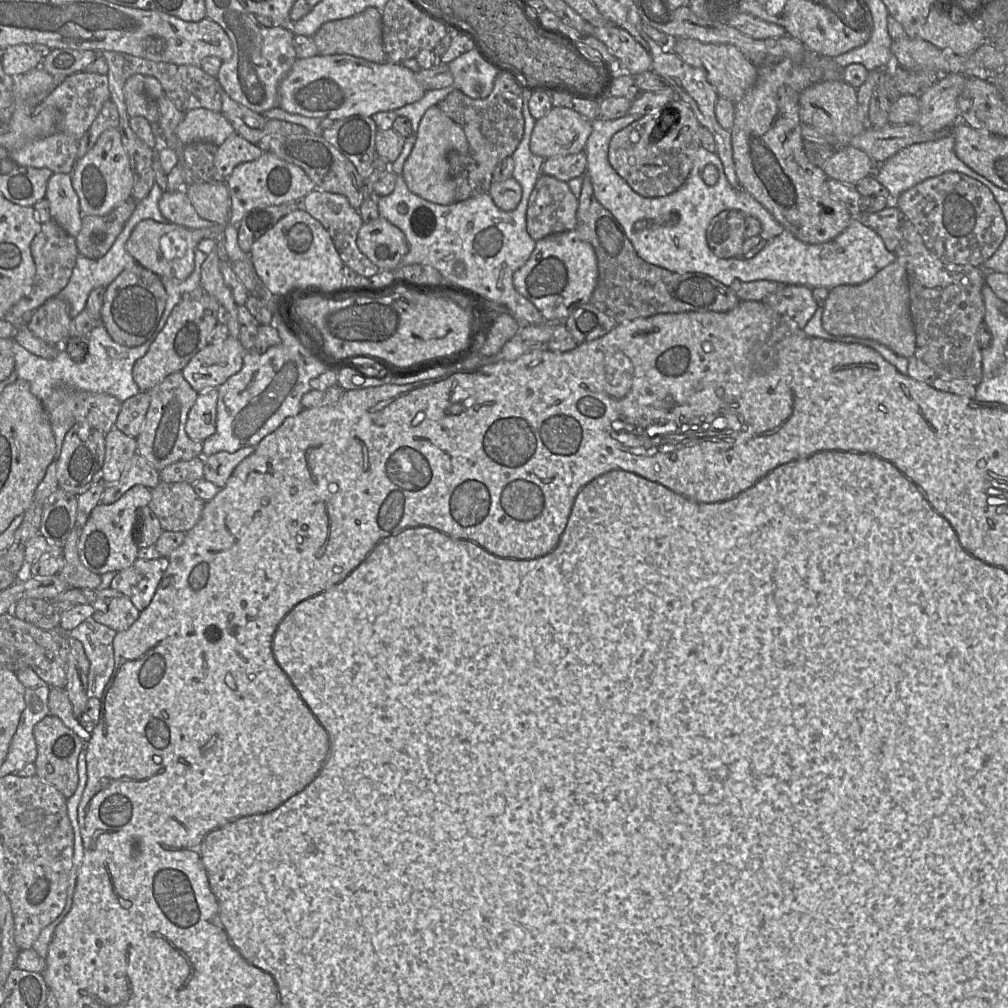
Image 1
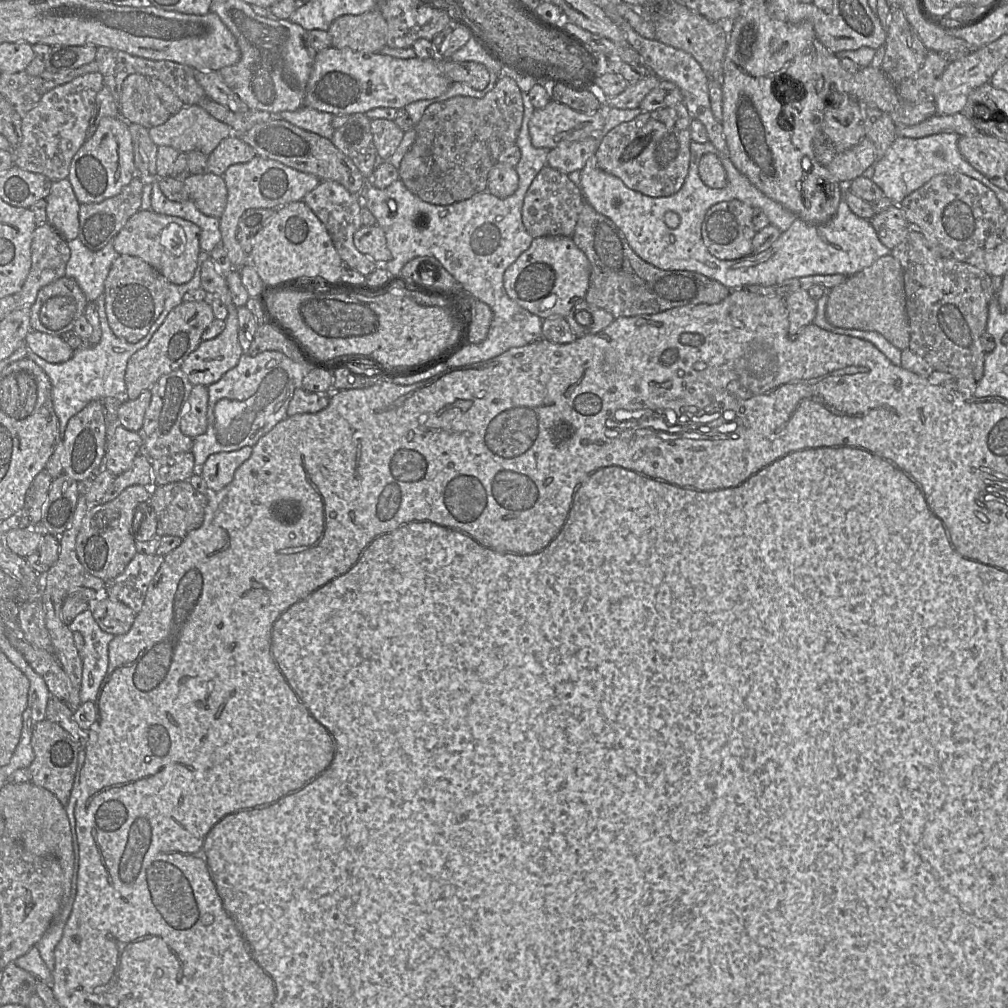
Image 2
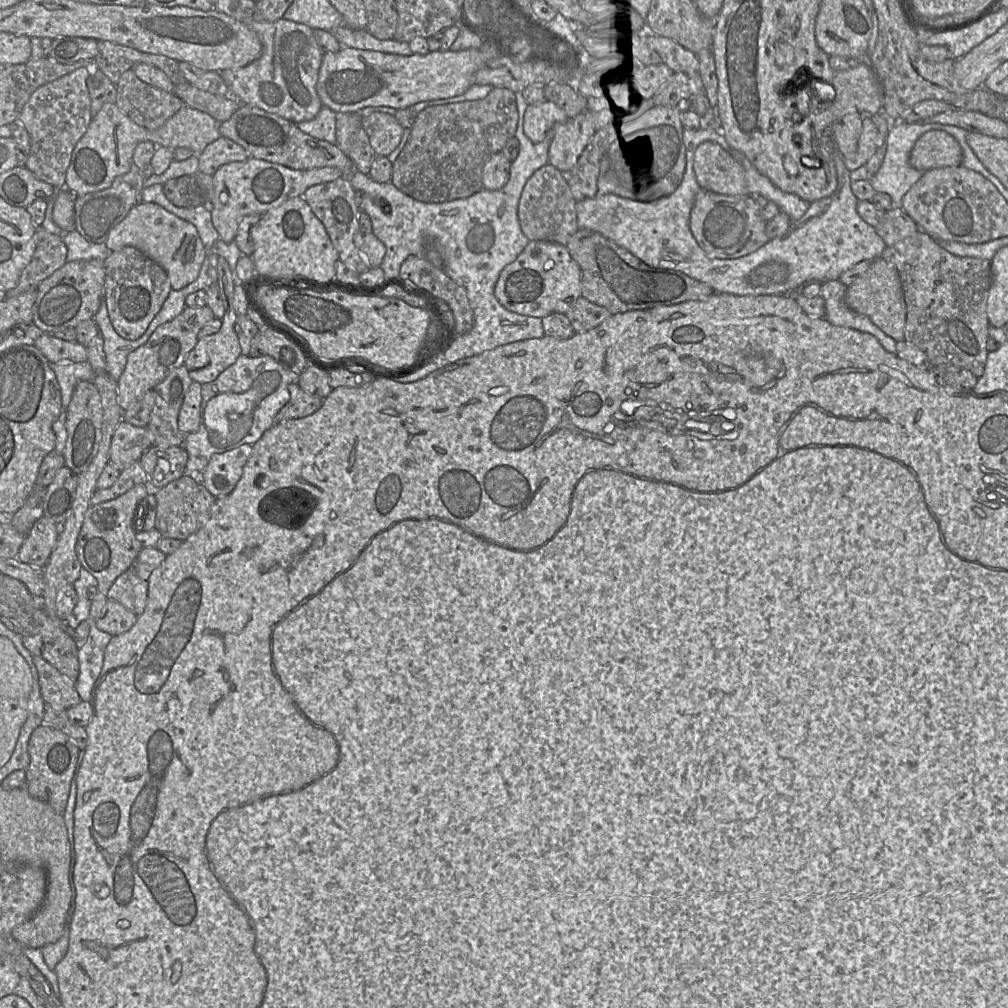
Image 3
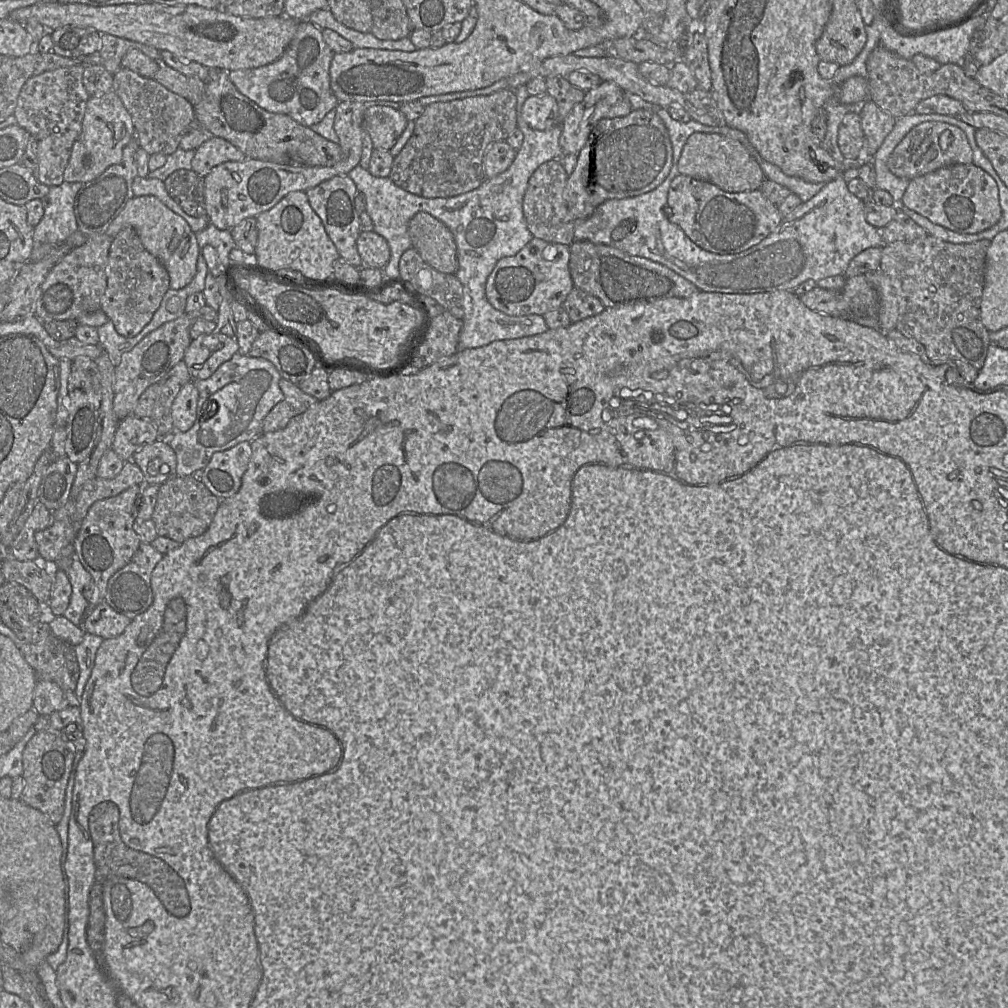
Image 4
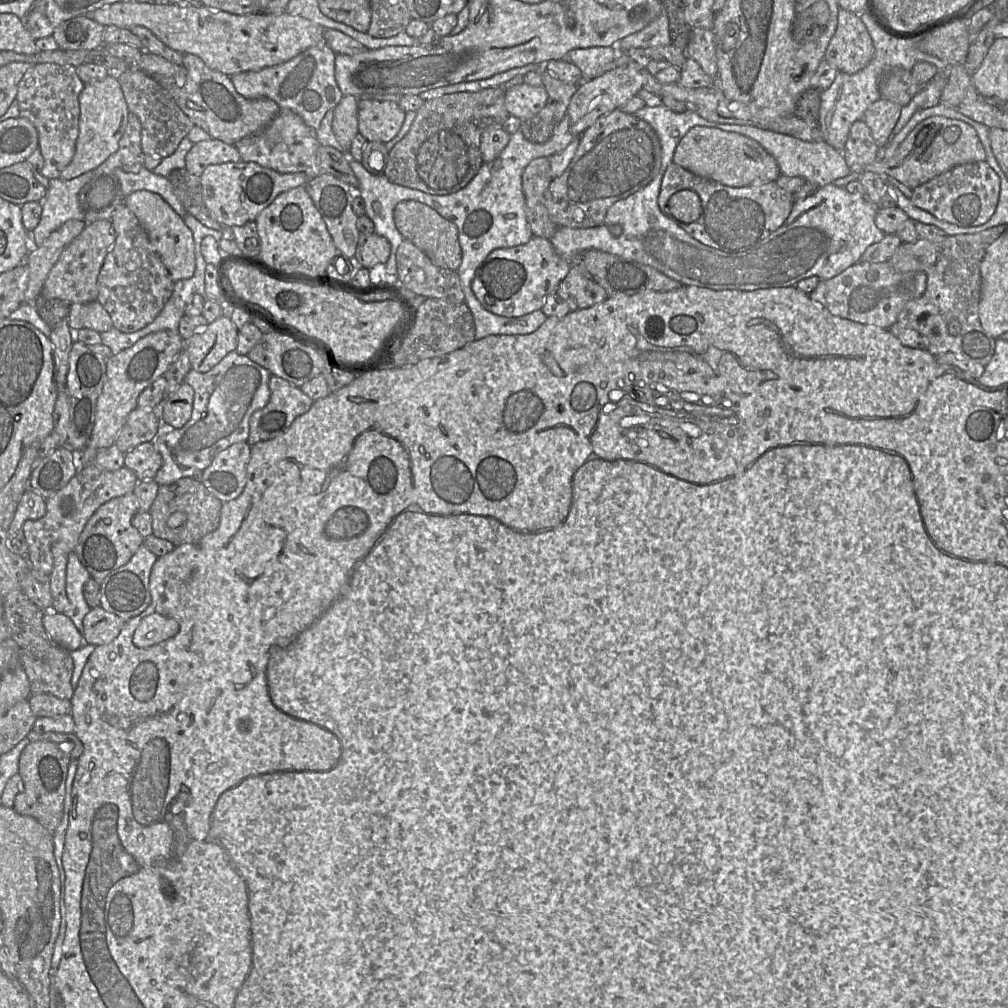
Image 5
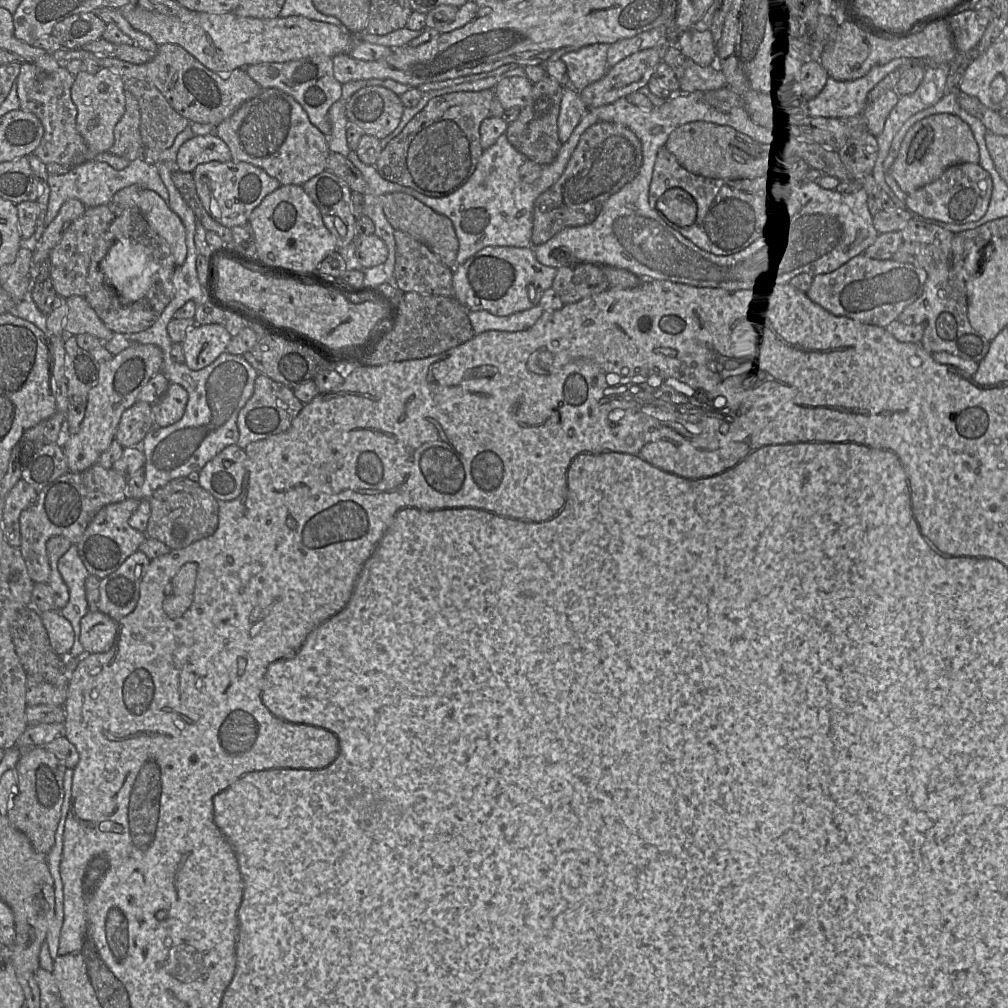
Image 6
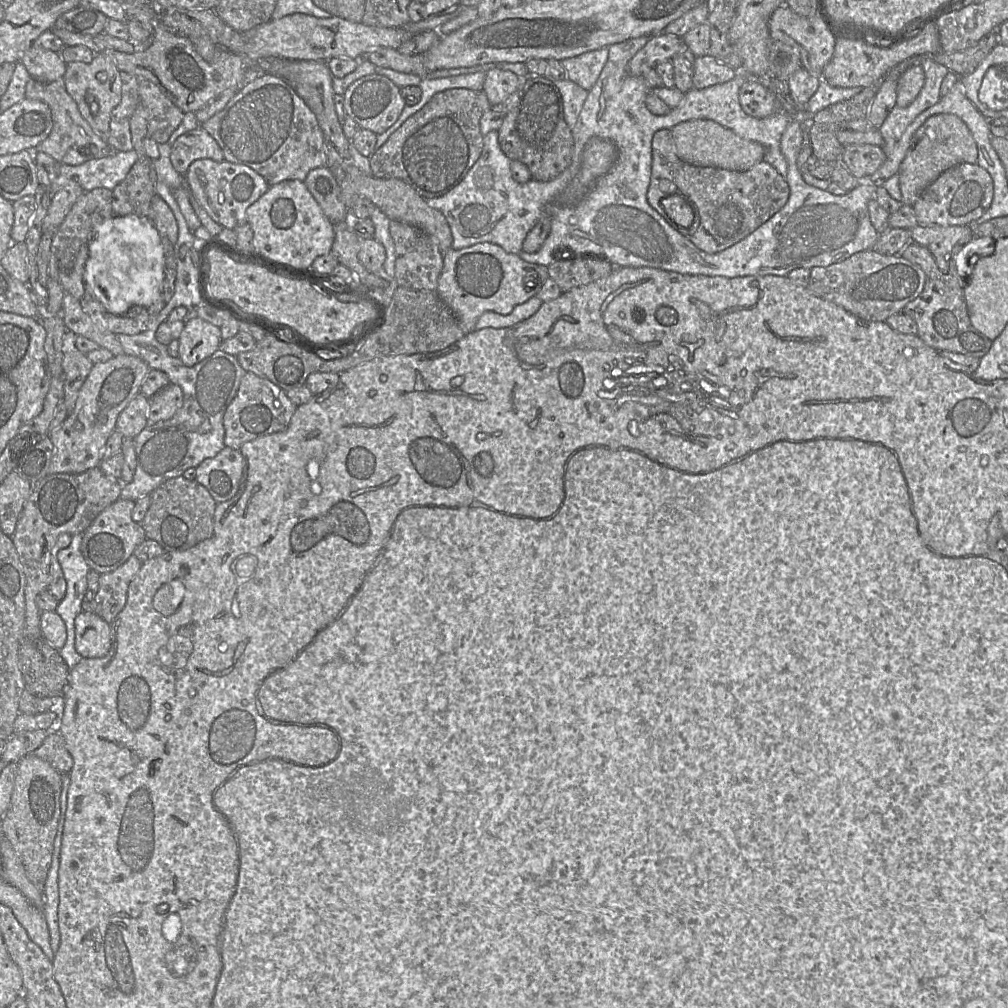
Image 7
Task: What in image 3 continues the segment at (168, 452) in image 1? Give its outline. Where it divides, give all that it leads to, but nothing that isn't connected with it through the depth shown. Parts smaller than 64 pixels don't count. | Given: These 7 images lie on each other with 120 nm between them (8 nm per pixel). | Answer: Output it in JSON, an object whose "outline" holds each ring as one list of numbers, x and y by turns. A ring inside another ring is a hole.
{"outline":[[185,366,174,369,153,389,156,401,147,428,153,436,153,446,183,447,185,436,178,429,178,415,184,397,193,380]]}

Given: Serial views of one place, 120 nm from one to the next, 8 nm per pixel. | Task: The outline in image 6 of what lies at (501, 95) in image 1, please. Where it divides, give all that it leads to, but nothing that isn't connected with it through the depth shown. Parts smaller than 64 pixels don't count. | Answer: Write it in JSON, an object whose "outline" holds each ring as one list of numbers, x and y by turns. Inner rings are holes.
{"outline":[[494,89,448,93,431,99,425,108,405,126,382,151,375,168,379,175,401,186,412,188,431,198,444,198,456,192,470,179,484,151,480,125,487,118,501,117,505,109]]}

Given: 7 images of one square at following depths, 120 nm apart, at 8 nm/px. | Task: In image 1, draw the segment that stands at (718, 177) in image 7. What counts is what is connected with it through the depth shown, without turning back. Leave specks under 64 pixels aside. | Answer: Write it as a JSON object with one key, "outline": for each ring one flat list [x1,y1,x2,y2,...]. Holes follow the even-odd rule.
{"outline":[[724,210,710,222,707,244,714,254,722,259,738,257,745,241,746,215,739,210]]}

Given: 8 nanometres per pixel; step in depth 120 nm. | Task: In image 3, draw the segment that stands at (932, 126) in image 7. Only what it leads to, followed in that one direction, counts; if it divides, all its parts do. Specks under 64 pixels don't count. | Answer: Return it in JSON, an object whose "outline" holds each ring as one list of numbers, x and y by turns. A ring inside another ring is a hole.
{"outline":[[929,130,915,142,910,153,910,164,920,170,961,166,963,158,959,142,943,130]]}

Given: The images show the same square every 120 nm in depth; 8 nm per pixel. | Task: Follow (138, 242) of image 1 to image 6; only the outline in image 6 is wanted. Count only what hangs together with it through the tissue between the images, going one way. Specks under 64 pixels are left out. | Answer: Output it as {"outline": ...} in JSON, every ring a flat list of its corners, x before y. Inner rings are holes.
{"outline":[[149,189,140,190,138,207,151,230,168,245,175,266,182,265,187,256,186,230,178,215]]}

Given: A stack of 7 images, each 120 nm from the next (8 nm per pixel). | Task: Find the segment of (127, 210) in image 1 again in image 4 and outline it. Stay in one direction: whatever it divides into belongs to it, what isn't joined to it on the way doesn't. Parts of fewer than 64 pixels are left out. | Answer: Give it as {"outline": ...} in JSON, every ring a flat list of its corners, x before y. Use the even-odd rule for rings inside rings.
{"outline":[[134,137,124,146,121,163,109,166,95,179,83,183,79,189,74,199,74,214,78,231,85,236,104,234,126,203,134,197,132,183,138,176,136,167,136,151,138,148,138,141]]}

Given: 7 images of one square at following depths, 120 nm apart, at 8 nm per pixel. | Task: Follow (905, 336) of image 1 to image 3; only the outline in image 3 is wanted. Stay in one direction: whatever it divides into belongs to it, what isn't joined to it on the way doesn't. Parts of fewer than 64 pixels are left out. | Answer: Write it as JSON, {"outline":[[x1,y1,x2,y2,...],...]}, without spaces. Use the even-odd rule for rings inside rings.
{"outline":[[879,257,847,287,845,303,853,312,868,317,874,325,896,342,905,340,906,303,899,273,893,263]]}

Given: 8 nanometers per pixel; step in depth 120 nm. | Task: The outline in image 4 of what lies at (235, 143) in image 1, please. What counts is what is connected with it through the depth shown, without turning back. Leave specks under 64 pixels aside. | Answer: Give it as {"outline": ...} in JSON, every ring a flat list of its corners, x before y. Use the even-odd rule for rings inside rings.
{"outline":[[210,136,196,150,191,161,192,170,205,177,212,168,227,161,244,161,247,156,229,141]]}

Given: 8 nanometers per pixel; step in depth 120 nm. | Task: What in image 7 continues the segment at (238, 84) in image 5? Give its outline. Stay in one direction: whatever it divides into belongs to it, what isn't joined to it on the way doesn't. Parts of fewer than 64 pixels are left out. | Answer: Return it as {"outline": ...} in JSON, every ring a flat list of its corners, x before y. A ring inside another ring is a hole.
{"outline":[[294,61,284,62,280,66,276,75,287,82,298,94,298,96,306,103,306,105,315,114,318,124,323,132,325,141,334,145,341,155,347,161,350,161,350,145,349,140,342,129,342,125,337,117,334,104,333,76,325,61]]}

